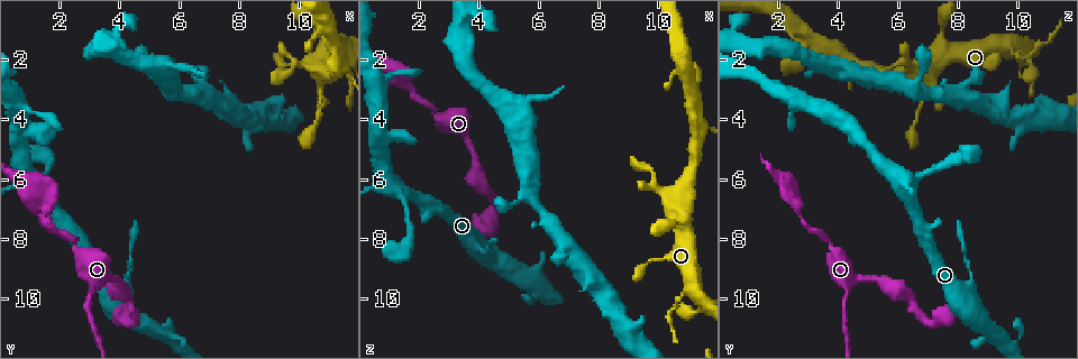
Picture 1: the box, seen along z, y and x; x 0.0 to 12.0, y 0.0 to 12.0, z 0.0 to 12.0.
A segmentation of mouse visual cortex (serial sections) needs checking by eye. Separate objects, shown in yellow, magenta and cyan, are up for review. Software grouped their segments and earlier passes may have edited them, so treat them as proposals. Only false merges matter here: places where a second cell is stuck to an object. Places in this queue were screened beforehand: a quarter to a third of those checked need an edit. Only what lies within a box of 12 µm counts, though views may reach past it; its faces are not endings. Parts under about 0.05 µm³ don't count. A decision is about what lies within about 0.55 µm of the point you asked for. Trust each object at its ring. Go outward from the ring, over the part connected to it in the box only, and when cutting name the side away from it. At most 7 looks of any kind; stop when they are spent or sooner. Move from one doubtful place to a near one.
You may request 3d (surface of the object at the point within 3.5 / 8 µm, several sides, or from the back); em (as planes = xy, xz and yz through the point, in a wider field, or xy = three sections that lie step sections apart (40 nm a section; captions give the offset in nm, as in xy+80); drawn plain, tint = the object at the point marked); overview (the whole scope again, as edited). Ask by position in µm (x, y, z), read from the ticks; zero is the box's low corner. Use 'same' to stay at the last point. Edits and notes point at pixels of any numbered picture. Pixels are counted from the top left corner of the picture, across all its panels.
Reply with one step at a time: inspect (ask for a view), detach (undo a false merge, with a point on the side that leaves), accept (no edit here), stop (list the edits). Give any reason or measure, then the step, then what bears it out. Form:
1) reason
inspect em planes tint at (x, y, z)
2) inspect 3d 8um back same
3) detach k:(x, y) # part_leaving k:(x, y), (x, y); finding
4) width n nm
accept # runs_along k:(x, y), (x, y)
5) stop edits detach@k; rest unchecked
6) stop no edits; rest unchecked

inspect 3d 3.5um at (3.8, 9.8, 8.3)

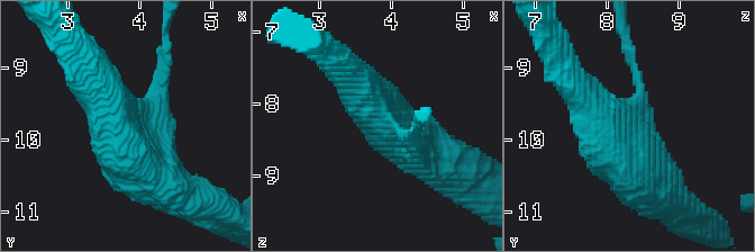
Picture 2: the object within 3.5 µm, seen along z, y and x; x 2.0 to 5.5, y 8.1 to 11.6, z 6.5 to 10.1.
inspect em xy step 1 tint at (3.85, 9.80, 8.30)

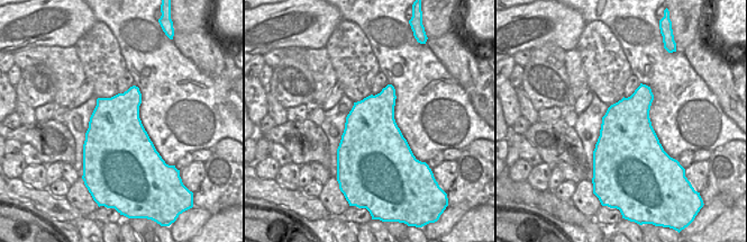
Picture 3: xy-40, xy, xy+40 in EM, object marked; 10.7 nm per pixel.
accept # runs_along 2:(574, 82), (606, 141), (655, 186); all the same cell

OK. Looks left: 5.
side arm on a straight run
inspect 3d 3.5um at (1.6, 7.4, 2.8)

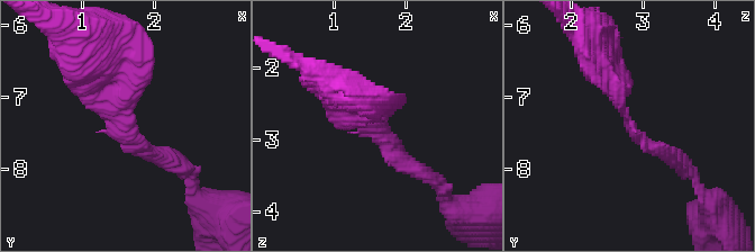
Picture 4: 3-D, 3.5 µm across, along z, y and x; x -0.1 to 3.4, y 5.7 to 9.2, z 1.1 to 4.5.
arms 3; arm_widths 200, 250, 300 nm
inspect em xy step 5 tint at (1.60, 7.45, 2.90)

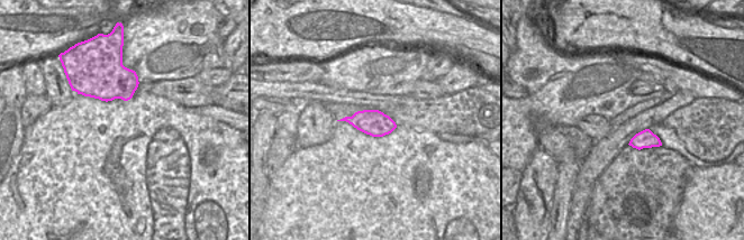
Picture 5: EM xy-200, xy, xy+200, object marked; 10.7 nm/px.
width 280 nm
accept # runs_along 4:(676, 161), (633, 131), (607, 64); continuous, no second cell

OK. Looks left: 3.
sudden change in width
inspect 3d 3.5um at (3.0, 10.1, 4.2)

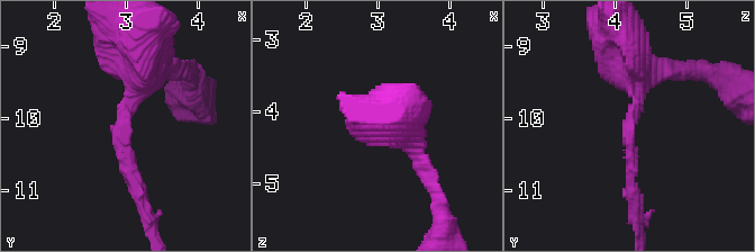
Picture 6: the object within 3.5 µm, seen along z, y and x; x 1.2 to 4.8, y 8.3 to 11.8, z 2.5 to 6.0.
arm_widths 150, 450 nm
inspect em xy step 1 tint at (3.05, 10.10, 4.25)

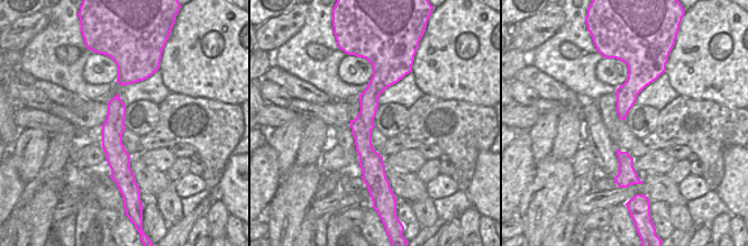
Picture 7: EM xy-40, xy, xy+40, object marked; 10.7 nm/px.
width 240 nm
accept # runs_along 6:(625, 46), (636, 88), (633, 198); all the same cell

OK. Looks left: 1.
stop no edits; rest unchecked

